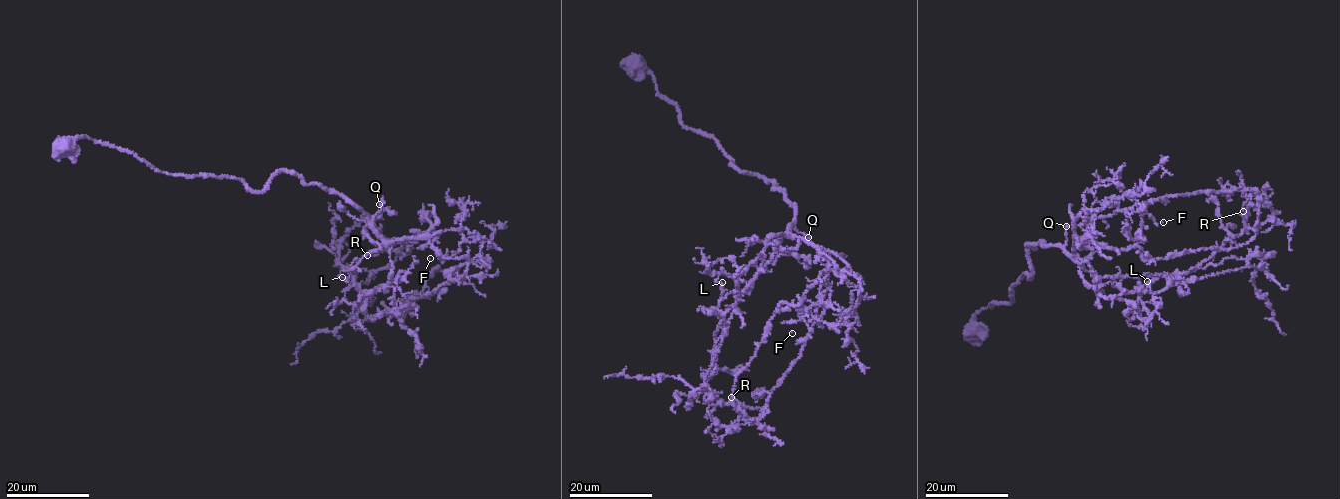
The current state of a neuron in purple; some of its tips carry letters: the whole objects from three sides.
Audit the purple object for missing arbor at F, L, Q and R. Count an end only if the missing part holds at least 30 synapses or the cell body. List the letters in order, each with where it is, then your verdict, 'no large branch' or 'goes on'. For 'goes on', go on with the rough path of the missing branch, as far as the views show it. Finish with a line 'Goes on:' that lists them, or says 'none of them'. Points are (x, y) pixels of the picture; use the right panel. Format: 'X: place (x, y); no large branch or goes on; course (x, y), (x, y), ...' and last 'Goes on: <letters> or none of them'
F: place (1163, 222); goes on; course (1163, 222), (1138, 226), (1129, 238), (1141, 244), (1202, 242), (1249, 228), (1274, 191), (1271, 151), (1293, 153)
L: place (1147, 281); no large branch
Q: place (1066, 226); no large branch
R: place (1243, 211); no large branch
Goes on: F

